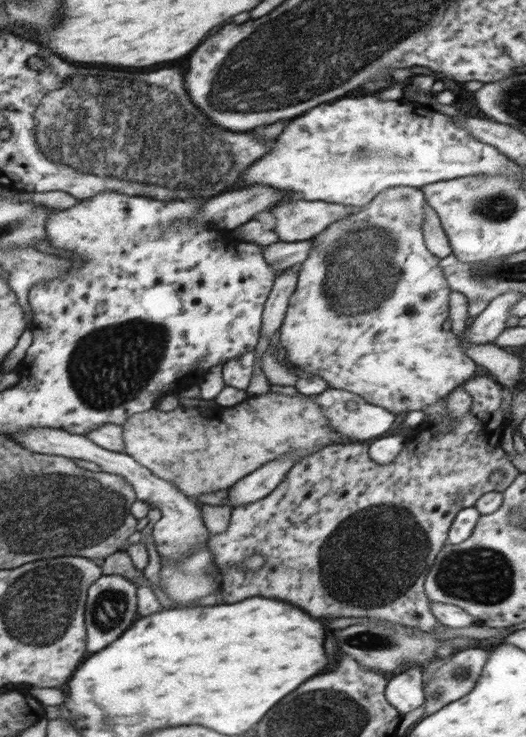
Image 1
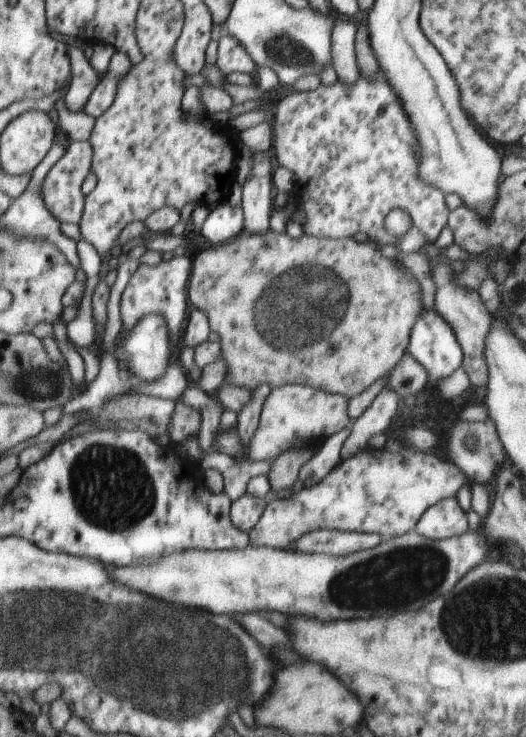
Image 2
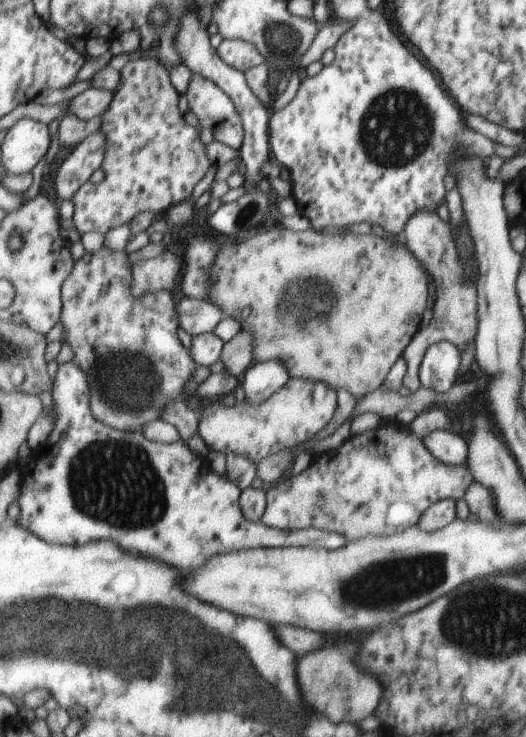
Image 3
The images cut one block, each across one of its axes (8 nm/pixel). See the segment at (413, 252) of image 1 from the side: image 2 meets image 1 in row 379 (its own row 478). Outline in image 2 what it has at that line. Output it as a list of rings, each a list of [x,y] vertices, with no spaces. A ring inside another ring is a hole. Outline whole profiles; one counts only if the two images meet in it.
[[[402,445],[399,447],[390,446],[384,453],[376,452],[375,449],[371,448],[368,452],[362,452],[360,456],[354,456],[352,460],[343,460],[339,465],[334,467],[321,482],[318,482],[318,484],[308,486],[308,488],[299,486],[295,493],[292,492],[290,496],[287,496],[288,498],[284,498],[284,500],[275,499],[270,502],[265,508],[265,514],[261,516],[260,522],[249,532],[249,536],[252,538],[249,546],[256,546],[256,548],[274,546],[278,546],[278,548],[287,548],[294,540],[300,540],[302,536],[308,534],[308,532],[318,529],[336,529],[339,531],[380,534],[380,536],[384,538],[394,538],[404,535],[408,531],[414,531],[417,527],[417,523],[421,520],[421,516],[424,515],[433,504],[436,504],[445,498],[456,497],[456,492],[458,492],[466,482],[469,482],[468,476],[466,476],[458,466],[454,466],[452,462],[445,462],[443,455],[440,453],[441,452],[438,450],[422,452]]]

